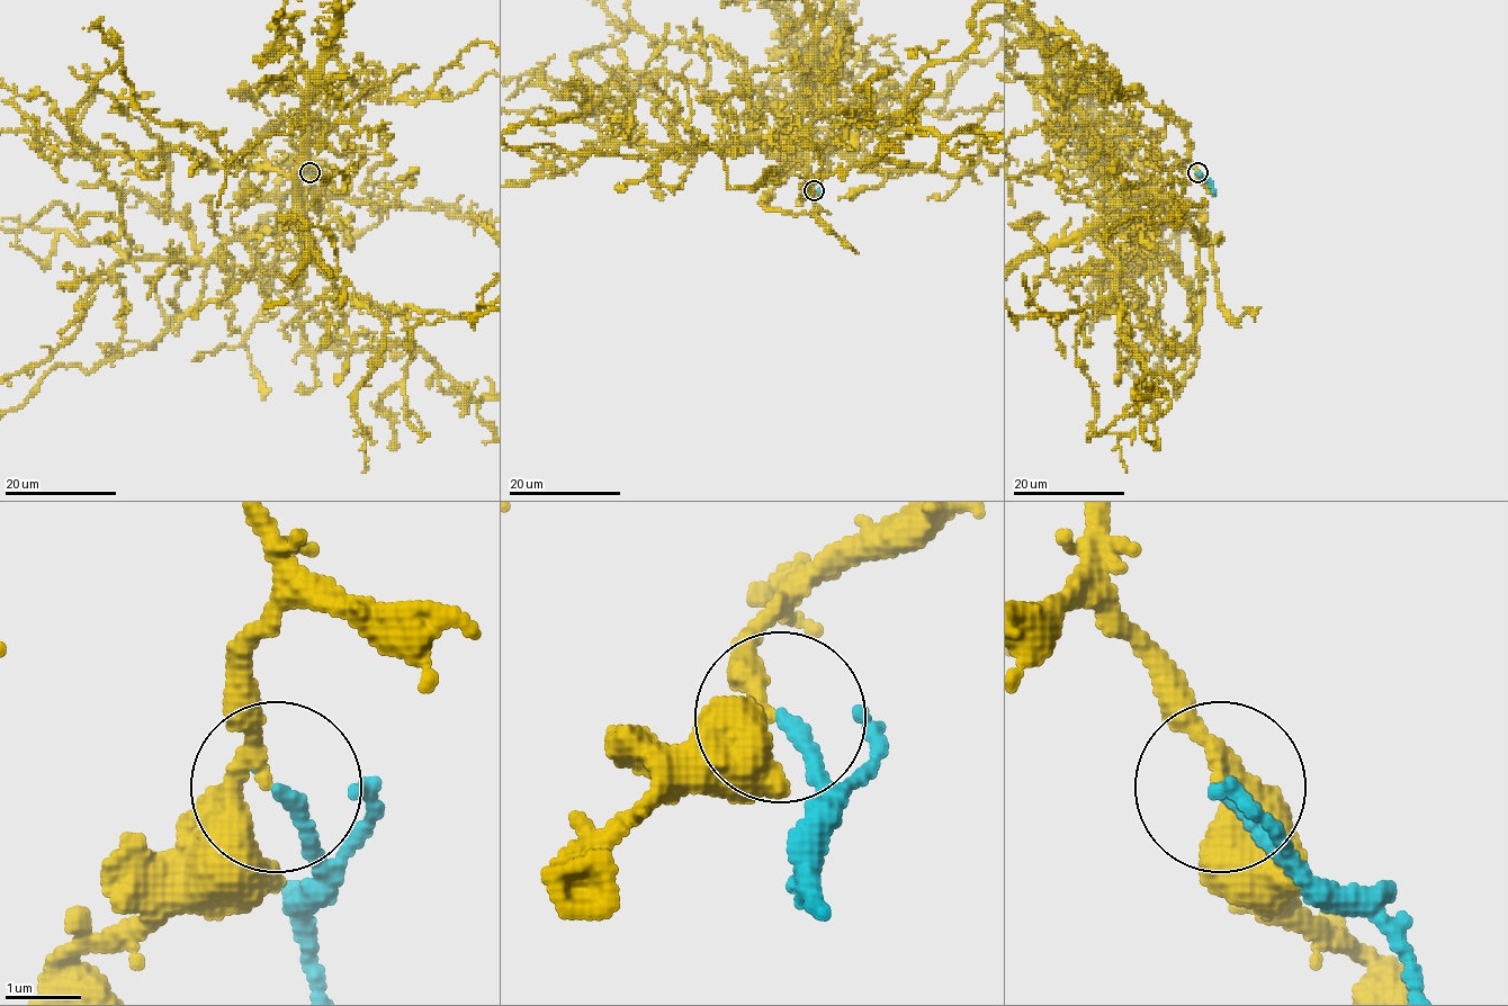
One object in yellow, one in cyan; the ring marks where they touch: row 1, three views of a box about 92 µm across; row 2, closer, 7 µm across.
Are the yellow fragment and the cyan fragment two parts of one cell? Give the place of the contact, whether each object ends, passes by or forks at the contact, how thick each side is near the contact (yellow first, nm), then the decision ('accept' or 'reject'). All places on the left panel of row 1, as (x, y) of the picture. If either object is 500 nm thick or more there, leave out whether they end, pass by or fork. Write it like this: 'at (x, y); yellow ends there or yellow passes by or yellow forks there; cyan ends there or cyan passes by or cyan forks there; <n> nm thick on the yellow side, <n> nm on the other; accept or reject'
at (310, 172); yellow passes by; cyan ends there; 280 nm thick on the yellow side, 200 nm on the other; accept

